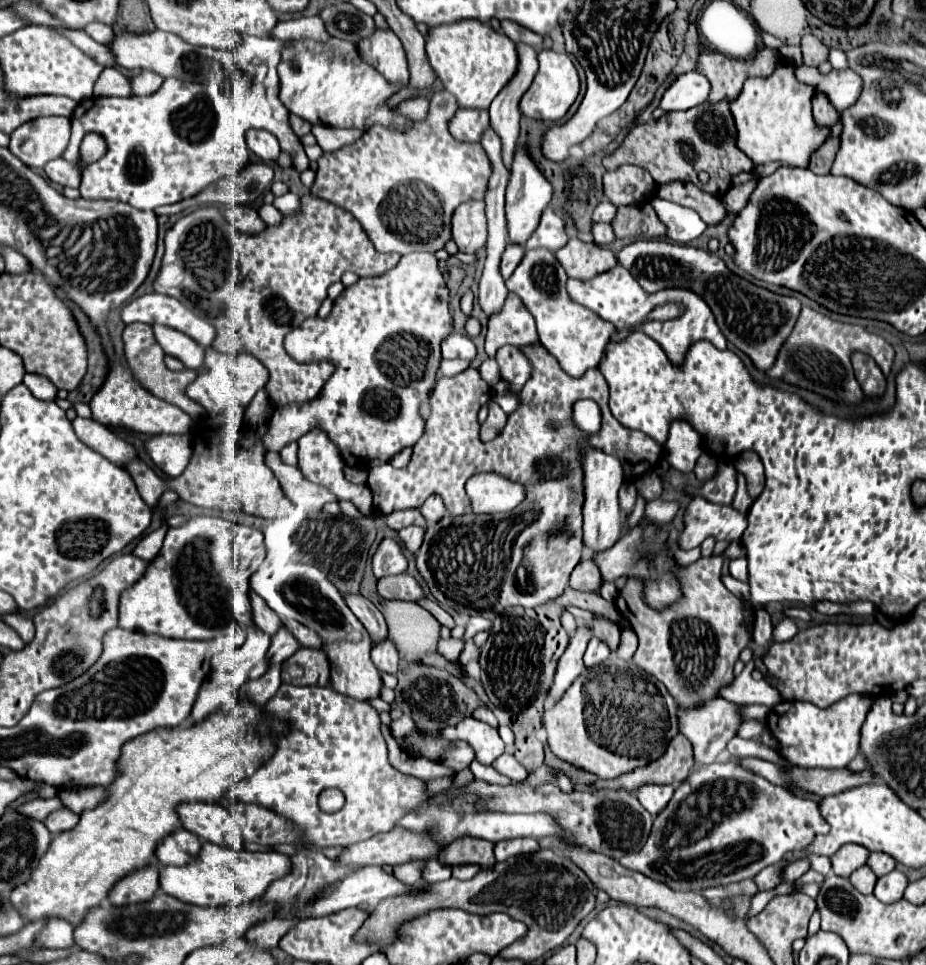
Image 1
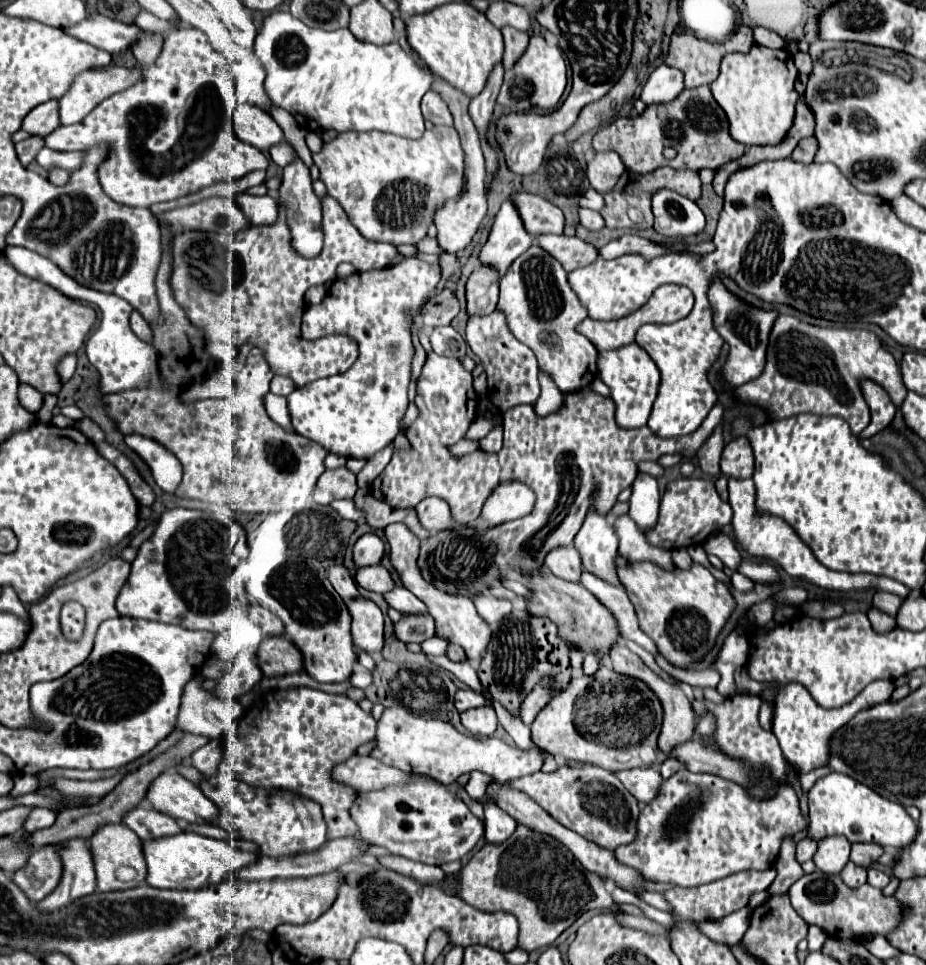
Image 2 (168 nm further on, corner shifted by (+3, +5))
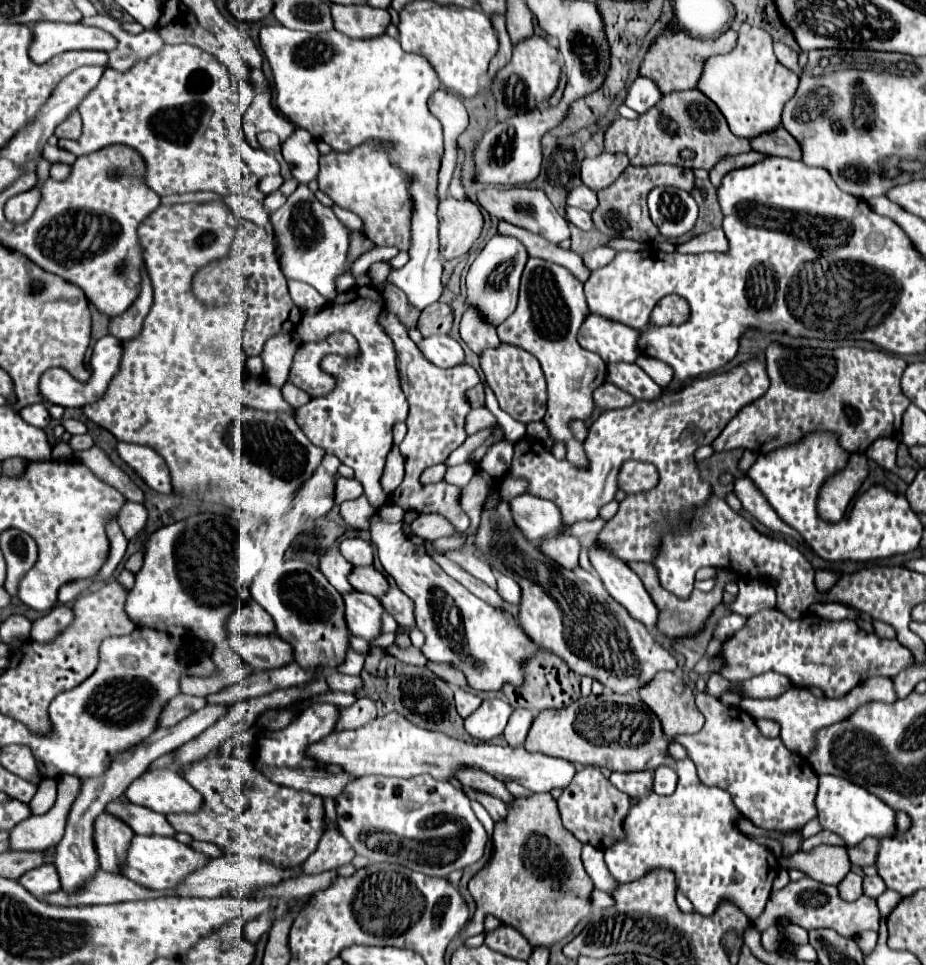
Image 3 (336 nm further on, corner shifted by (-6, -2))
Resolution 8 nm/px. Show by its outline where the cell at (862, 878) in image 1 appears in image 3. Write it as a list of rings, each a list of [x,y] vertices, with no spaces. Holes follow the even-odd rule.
[[[850,871],[838,885],[838,891],[844,901],[856,901],[862,895],[862,877],[858,873]]]

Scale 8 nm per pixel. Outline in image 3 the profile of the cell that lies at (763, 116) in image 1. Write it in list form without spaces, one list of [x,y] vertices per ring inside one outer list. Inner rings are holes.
[[[764,29],[738,31],[736,49],[708,57],[704,63],[704,73],[698,81],[698,89],[718,105],[722,115],[728,121],[730,131],[736,137],[758,137],[766,131],[772,131],[780,125],[782,107],[788,99],[794,97],[798,85],[798,75],[778,63],[772,37]]]

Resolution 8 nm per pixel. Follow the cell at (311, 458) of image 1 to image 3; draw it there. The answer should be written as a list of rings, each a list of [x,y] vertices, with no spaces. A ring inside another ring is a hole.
[[[212,201],[212,203],[184,203],[184,205],[158,205],[158,209],[154,209],[154,213],[150,213],[138,227],[138,239],[142,245],[142,257],[144,257],[144,265],[146,271],[152,279],[152,287],[154,287],[154,305],[150,309],[150,313],[146,315],[144,323],[142,323],[142,331],[140,335],[136,335],[134,339],[124,341],[124,353],[120,359],[120,369],[116,373],[116,377],[110,381],[104,397],[92,405],[84,405],[82,413],[96,425],[108,429],[118,441],[128,441],[128,443],[138,443],[138,445],[146,445],[150,449],[154,449],[158,455],[164,457],[168,469],[170,469],[170,477],[172,477],[172,487],[174,493],[192,493],[194,489],[208,485],[208,483],[224,483],[224,485],[232,485],[238,493],[238,501],[242,503],[242,509],[254,515],[284,515],[290,511],[292,505],[292,497],[296,493],[296,489],[312,475],[312,471],[320,465],[322,457],[324,457],[324,449],[312,445],[308,441],[308,437],[302,433],[302,429],[294,423],[294,415],[292,413],[264,413],[264,411],[250,411],[246,407],[242,407],[232,391],[234,391],[234,383],[240,383],[242,371],[246,367],[246,355],[242,351],[242,335],[244,335],[244,309],[240,309],[238,305],[220,305],[220,307],[210,307],[202,301],[198,301],[192,293],[192,279],[196,275],[198,269],[202,269],[204,265],[208,265],[208,261],[218,261],[220,257],[226,257],[230,253],[230,243],[234,237],[238,223],[234,219],[234,215],[230,213],[230,209],[222,203],[222,201]]]

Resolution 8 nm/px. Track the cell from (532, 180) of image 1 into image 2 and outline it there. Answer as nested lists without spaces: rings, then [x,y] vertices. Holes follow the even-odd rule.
[[[505,200],[495,216],[489,240],[481,248],[481,262],[495,266],[499,274],[505,274],[509,264],[529,246],[531,236],[527,234],[527,230],[523,230],[523,222],[519,218],[519,212],[515,210],[515,202]]]

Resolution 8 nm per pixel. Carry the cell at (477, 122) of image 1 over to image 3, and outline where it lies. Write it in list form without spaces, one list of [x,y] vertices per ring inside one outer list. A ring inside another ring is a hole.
[[[438,89],[432,93],[432,99],[428,99],[428,109],[444,127],[446,147],[456,147],[456,137],[468,127],[468,113],[462,105],[462,99],[446,89]]]

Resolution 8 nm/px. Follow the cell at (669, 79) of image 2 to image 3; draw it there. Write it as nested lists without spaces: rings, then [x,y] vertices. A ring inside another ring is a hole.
[[[634,79],[628,89],[626,89],[626,97],[624,97],[624,105],[634,109],[636,113],[644,113],[648,111],[658,99],[662,97],[662,93],[658,91],[658,87],[650,81],[650,79]]]

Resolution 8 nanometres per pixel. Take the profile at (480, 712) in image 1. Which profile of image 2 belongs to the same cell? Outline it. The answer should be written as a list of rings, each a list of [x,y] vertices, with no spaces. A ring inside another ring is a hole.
[[[457,690],[455,708],[459,712],[471,710],[471,708],[481,708],[481,706],[485,706],[485,698],[479,692],[475,692],[475,690]]]

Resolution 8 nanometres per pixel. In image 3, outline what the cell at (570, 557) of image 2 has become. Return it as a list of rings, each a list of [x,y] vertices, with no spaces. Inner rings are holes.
[[[552,535],[544,537],[540,541],[540,551],[544,551],[546,557],[556,561],[558,565],[566,569],[574,569],[578,565],[578,553],[580,553],[580,539],[572,535]]]

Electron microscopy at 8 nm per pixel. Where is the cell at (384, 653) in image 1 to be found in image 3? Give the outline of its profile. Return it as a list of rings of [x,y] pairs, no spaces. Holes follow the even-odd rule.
[[[352,591],[342,597],[346,607],[346,625],[350,633],[366,641],[376,639],[380,635],[380,615],[384,613],[380,601],[360,591]]]

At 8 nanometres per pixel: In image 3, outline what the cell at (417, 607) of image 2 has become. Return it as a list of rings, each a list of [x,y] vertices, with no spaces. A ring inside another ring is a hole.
[[[398,587],[388,589],[388,593],[384,593],[384,597],[380,597],[380,603],[382,603],[384,611],[388,611],[396,619],[398,625],[412,627],[412,623],[414,623],[412,601]]]

